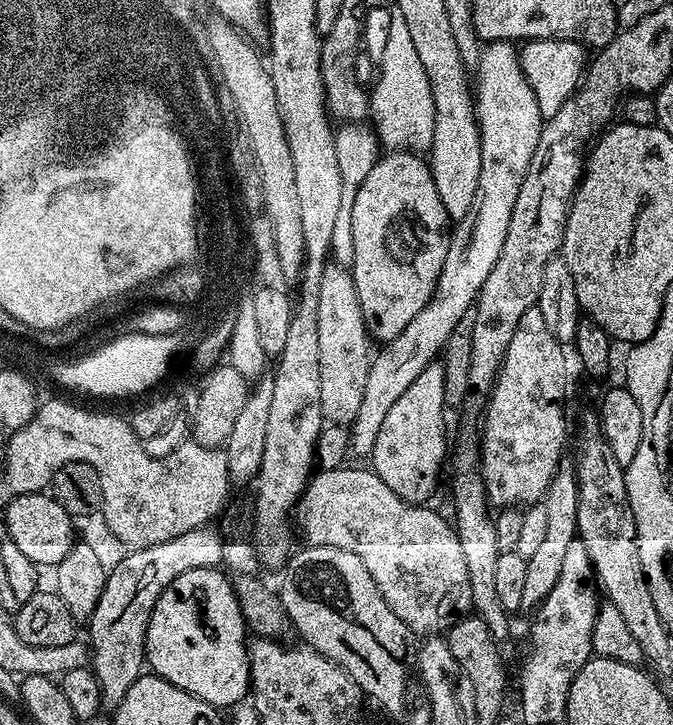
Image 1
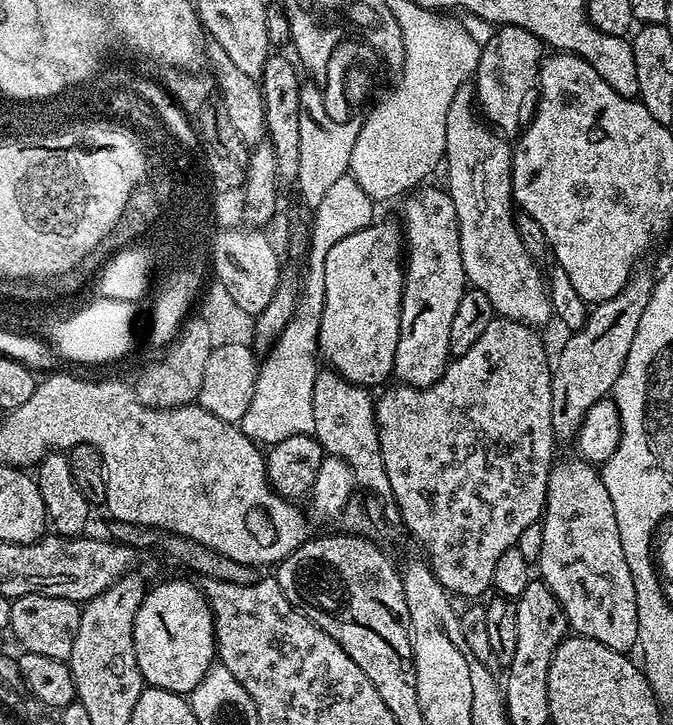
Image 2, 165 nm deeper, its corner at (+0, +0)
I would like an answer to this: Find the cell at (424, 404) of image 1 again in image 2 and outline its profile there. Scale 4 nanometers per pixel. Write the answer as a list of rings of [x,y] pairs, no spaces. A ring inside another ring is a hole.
[[[443,187],[413,188],[403,197],[406,271],[400,311],[400,337],[392,371],[401,384],[428,388],[444,373],[450,359],[450,326],[469,283],[462,266],[458,217]]]

